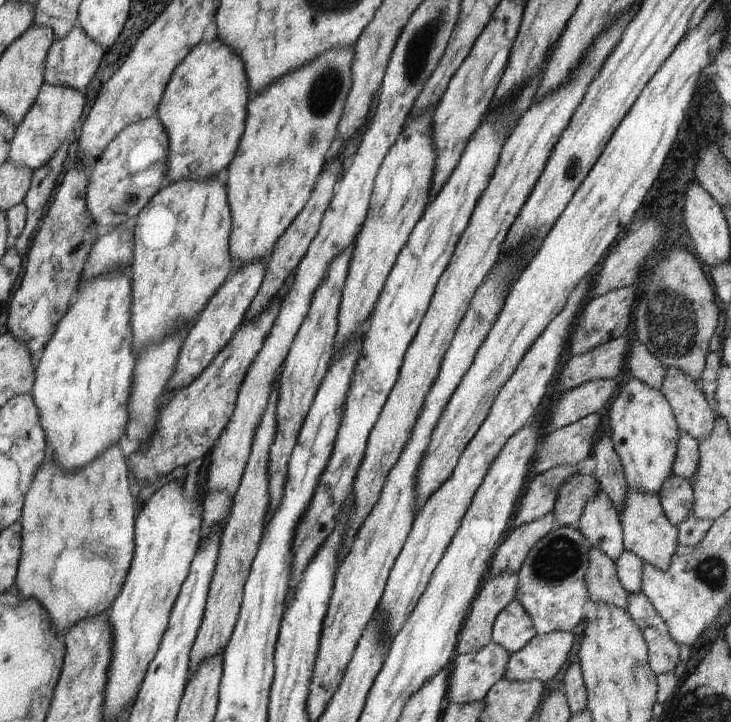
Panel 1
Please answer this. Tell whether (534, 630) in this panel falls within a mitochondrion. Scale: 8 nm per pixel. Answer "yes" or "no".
no

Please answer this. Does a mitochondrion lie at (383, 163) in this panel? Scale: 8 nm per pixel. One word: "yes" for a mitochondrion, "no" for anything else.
no

